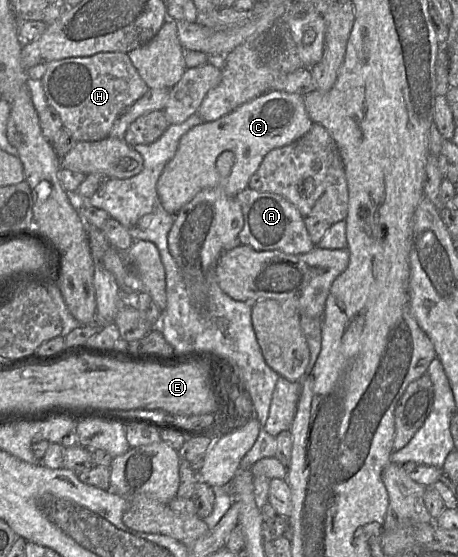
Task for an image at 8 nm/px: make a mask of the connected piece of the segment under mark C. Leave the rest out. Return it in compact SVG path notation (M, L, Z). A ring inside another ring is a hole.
M272 90L217 120L193 127L181 137L174 157L167 163L157 181L157 194L163 208L176 215L197 193L220 185L216 161L227 150L234 153L235 162L222 187L228 196L236 197L249 187L251 176L258 170L267 153L300 139L312 125L304 95Z

